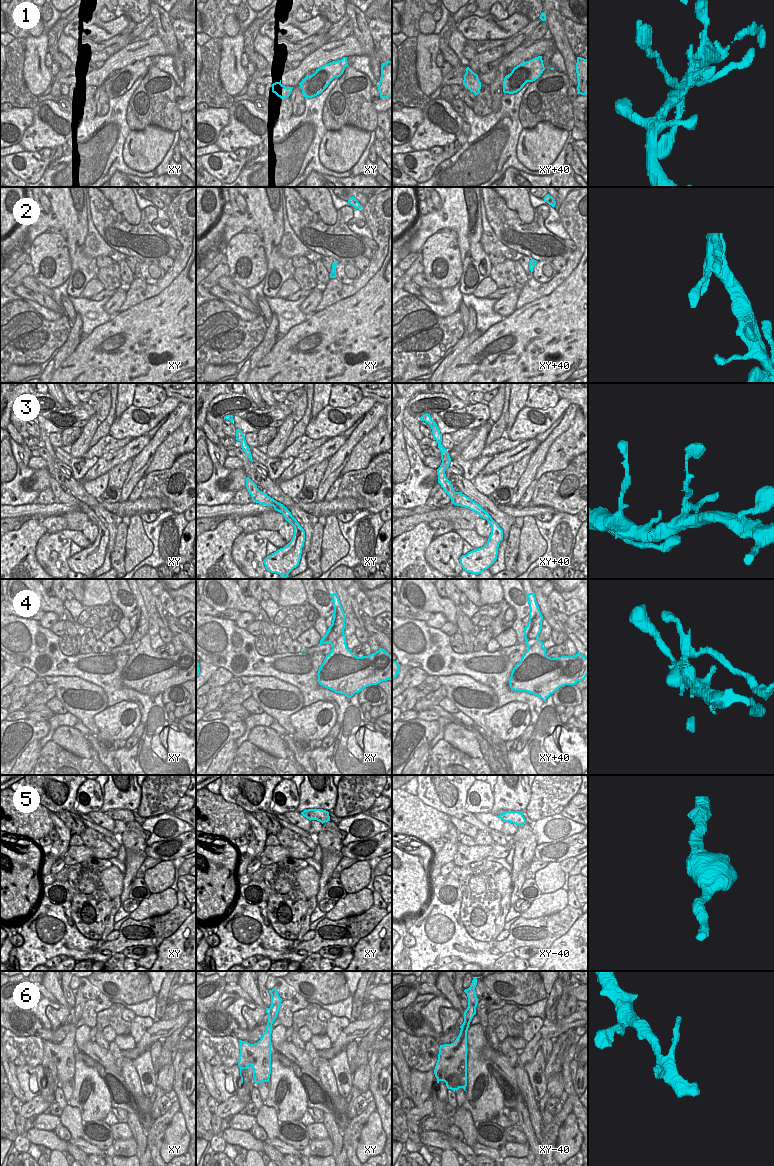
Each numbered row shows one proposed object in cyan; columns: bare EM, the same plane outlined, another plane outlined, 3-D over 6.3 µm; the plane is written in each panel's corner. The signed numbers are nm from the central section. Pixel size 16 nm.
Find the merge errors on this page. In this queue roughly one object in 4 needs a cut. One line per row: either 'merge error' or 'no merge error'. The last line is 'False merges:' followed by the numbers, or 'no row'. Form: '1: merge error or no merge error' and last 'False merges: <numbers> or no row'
1: no merge error
2: no merge error
3: no merge error
4: merge error
5: no merge error
6: no merge error
False merges: 4

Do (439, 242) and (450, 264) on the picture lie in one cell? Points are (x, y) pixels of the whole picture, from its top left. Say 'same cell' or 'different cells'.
same cell

